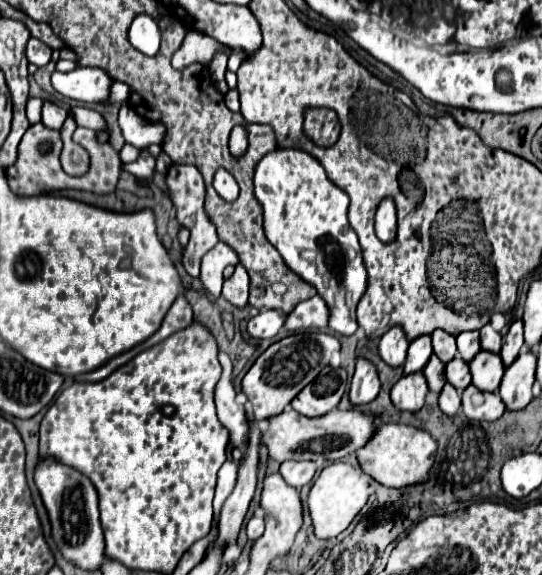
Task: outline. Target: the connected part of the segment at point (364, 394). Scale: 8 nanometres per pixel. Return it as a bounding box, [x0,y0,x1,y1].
[350,357,380,405]

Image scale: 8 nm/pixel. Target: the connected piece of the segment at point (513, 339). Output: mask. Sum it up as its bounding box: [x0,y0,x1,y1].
[500,319,524,365]

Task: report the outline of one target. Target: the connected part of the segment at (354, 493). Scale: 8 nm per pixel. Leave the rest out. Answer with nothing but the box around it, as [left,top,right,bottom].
[308,461,370,539]

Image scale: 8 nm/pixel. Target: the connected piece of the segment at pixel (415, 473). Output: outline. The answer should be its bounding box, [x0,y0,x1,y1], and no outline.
[356,425,438,487]

